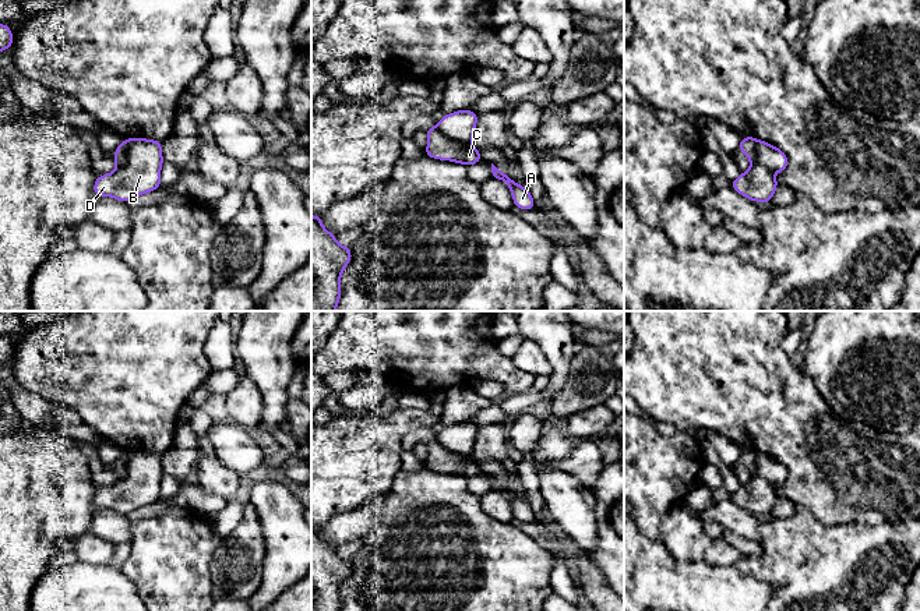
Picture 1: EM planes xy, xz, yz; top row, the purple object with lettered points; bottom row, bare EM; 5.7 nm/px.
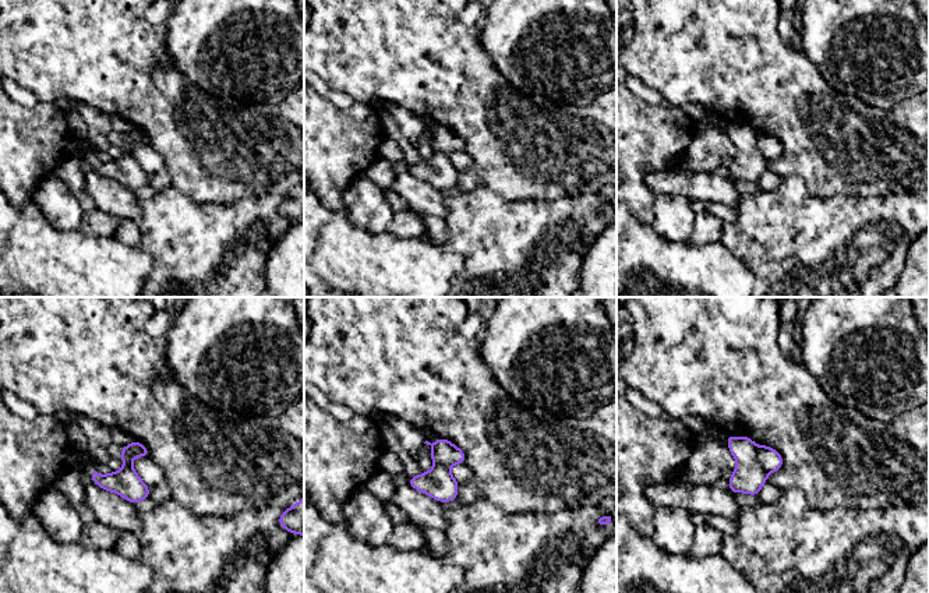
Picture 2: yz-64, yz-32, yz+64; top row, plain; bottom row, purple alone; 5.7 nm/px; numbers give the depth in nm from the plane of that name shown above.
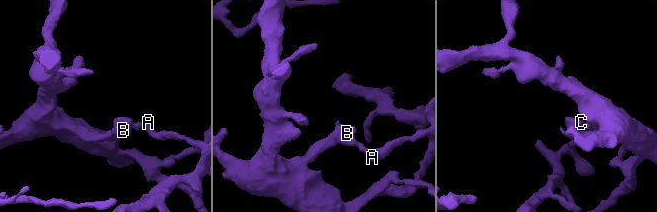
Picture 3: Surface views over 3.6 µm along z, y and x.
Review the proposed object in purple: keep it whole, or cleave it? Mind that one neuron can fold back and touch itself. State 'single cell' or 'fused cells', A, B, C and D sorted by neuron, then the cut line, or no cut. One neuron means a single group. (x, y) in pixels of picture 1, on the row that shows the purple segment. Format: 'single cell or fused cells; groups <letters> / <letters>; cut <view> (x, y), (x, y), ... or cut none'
fused cells; groups A C / B D; cut yz (757, 140), (755, 158), (772, 173)

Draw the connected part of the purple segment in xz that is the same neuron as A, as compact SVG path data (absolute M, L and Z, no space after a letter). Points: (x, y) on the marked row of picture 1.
M491 163L490 174L491 174L493 179L503 180L508 184L508 187L511 190L511 194L512 194L512 198L514 198L514 206L521 208L521 209L533 209L533 208L536 208L531 193L525 187L517 184L505 173L498 170L493 163Z

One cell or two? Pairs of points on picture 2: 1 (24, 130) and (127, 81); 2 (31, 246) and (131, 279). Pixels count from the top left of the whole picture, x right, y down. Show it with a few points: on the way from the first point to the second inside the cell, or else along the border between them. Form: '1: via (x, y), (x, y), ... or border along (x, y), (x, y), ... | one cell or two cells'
1: border along (39, 99), (53, 103) | two cells
2: via (56, 268), (67, 279), (106, 279) | one cell

